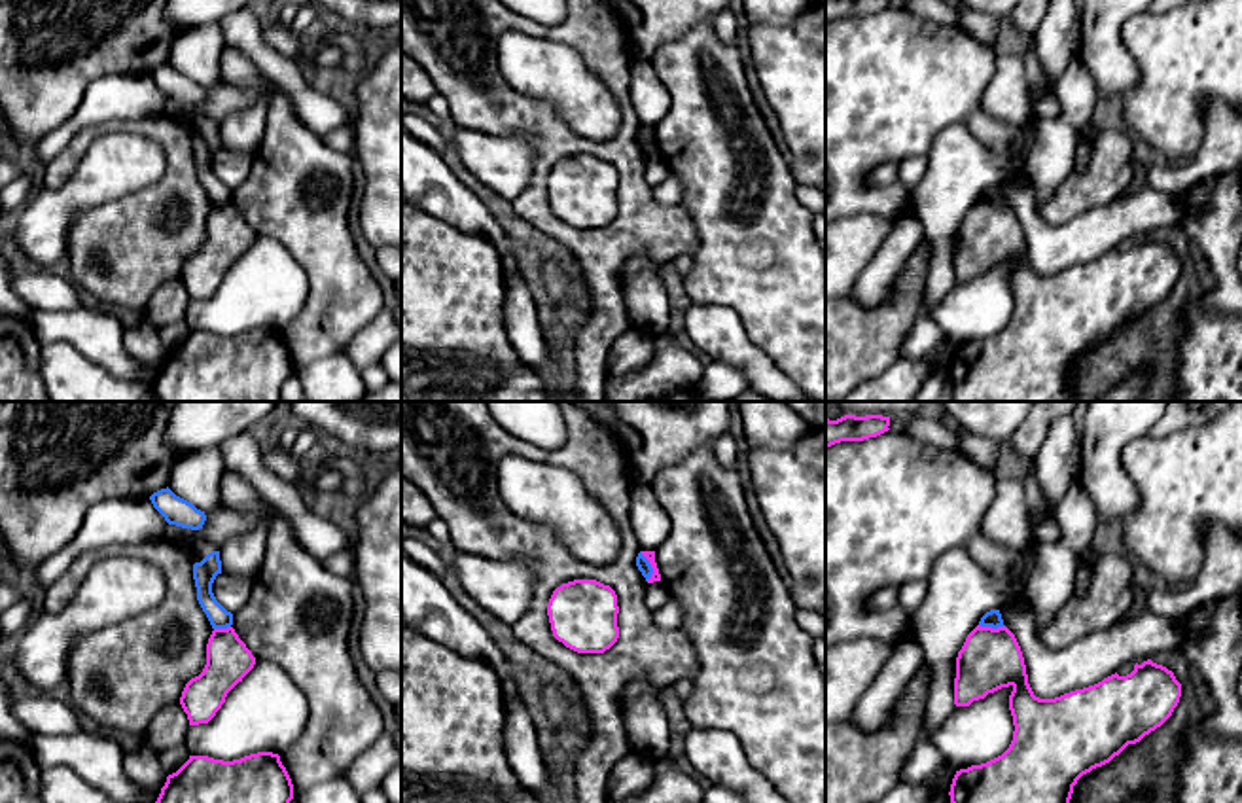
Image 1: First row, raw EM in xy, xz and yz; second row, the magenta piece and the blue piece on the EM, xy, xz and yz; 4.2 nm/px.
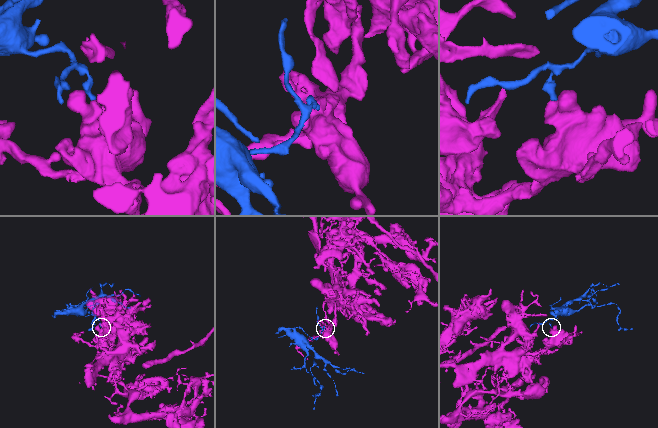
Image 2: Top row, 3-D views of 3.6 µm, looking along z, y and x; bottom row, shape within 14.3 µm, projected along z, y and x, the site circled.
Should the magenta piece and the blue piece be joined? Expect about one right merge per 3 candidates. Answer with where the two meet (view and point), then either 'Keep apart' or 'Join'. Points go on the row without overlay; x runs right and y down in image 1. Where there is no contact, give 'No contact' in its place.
Touches magenta at xz (652, 142). Keep apart

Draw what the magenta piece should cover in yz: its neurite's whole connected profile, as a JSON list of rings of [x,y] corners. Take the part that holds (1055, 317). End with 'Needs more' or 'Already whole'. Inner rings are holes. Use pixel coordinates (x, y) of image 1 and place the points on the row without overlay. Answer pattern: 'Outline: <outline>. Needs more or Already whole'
Outline: [[[977,201],[967,210],[956,233],[954,280],[969,282],[973,277],[1009,261],[1013,263],[1009,271],[1009,286],[1015,301],[1013,316],[1002,331],[956,347],[949,367],[952,402],[1073,402],[1070,375],[1077,356],[1092,345],[1109,339],[1128,320],[1140,318],[1161,303],[1172,292],[1181,273],[1181,259],[1174,248],[1147,235],[1142,241],[1136,239],[1134,246],[1127,252],[1115,248],[1094,261],[1055,275],[1039,275],[1028,259],[1024,233],[1015,210],[1007,203],[992,205]]]. Already whole

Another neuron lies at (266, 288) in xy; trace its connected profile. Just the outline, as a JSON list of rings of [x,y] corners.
[[[269,237],[254,244],[227,269],[208,299],[189,301],[189,331],[233,337],[257,328],[286,328],[309,297],[307,271],[286,246]]]

